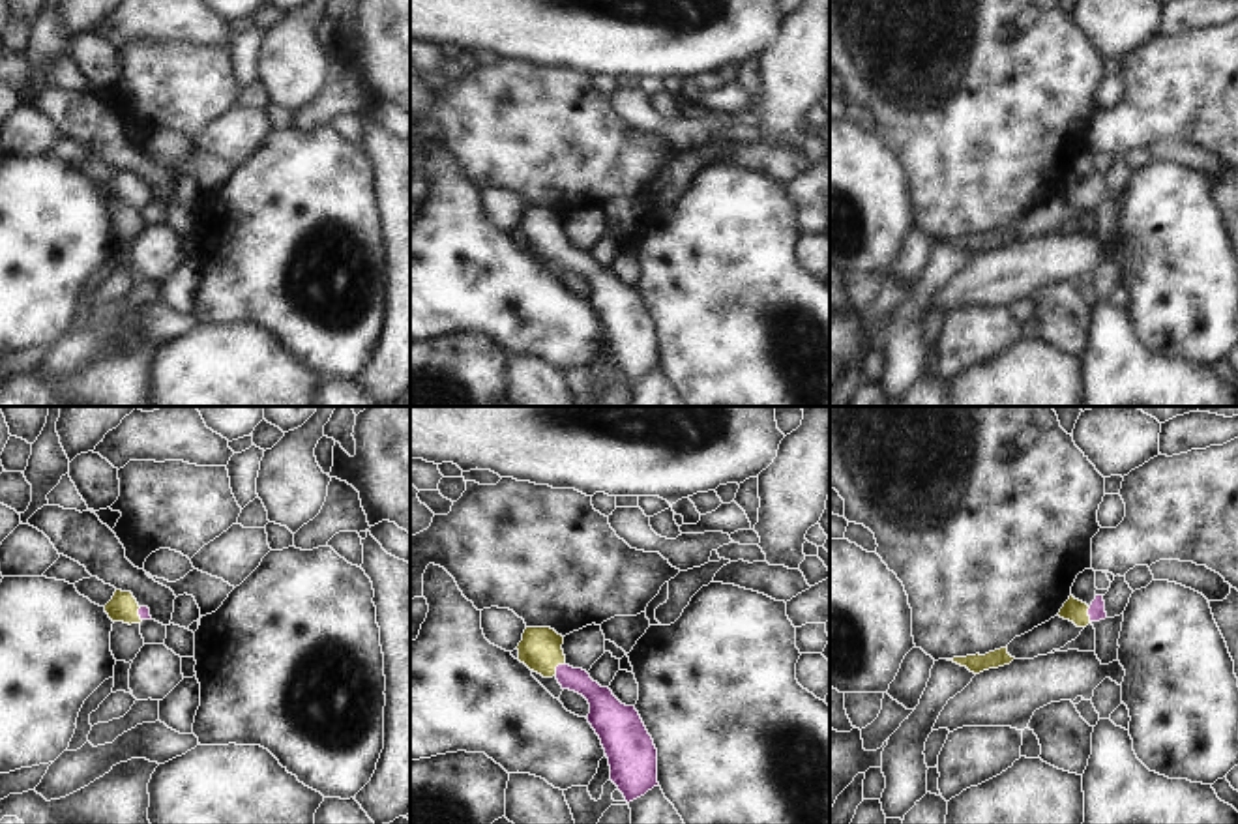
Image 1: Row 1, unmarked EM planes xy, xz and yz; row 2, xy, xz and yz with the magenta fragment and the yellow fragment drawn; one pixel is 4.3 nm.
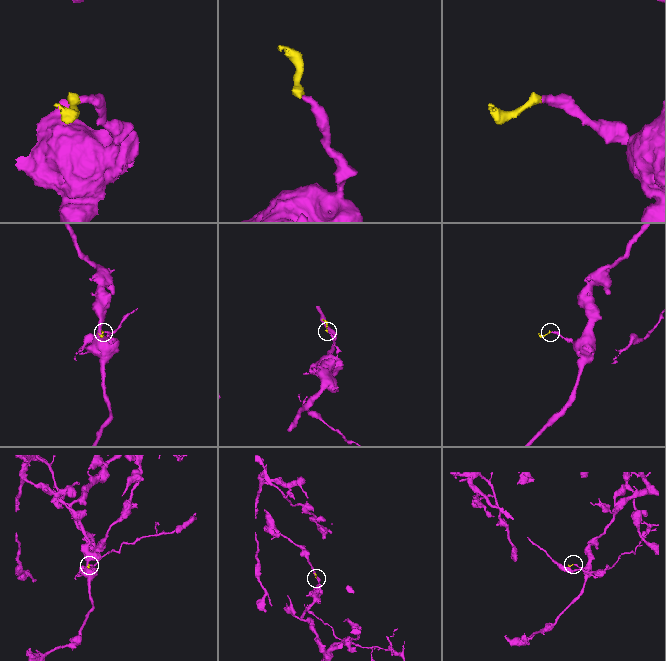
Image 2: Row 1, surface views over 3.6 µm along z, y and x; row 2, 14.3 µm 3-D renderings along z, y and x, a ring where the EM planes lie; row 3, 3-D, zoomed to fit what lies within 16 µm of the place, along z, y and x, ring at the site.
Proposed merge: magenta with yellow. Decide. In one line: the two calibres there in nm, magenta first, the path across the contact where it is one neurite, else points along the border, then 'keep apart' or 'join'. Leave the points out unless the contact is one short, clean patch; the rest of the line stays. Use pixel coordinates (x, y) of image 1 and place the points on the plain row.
120 nm thick on the magenta side, 180 nm on the other; runs through xz (602, 281), (557, 248), (540, 231); join

